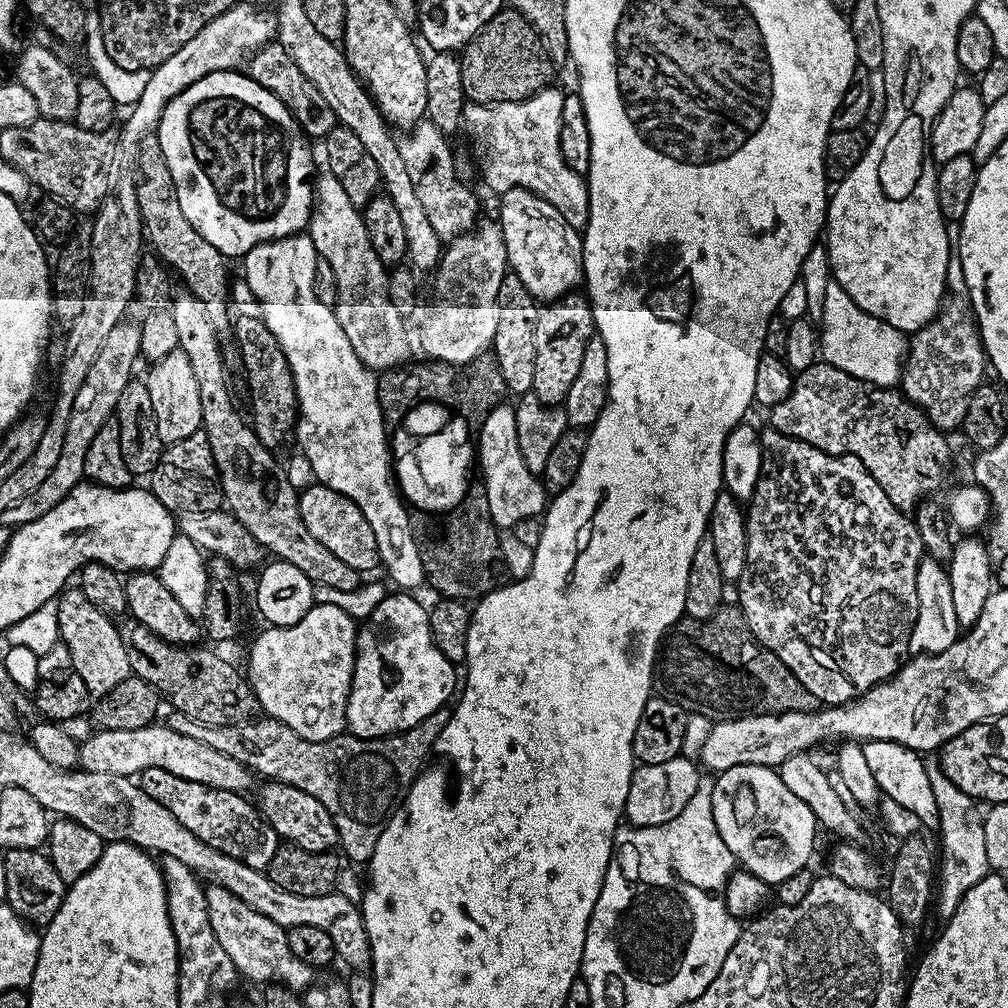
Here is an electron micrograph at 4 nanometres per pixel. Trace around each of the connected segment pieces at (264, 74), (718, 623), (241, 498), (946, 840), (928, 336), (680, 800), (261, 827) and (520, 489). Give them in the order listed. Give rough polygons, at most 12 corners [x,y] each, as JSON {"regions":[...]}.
{"regions":[[[280,43],[248,56],[246,74],[290,110],[305,136],[338,121]],[[725,603],[681,618],[654,688],[689,714],[815,712],[820,700]],[[170,296],[227,511],[314,586],[361,573],[302,522],[298,488],[240,417],[210,316]],[[928,769],[937,802],[944,918],[990,869],[977,801]],[[969,309],[911,333],[898,385],[941,430],[990,368]],[[683,755],[633,767],[623,819],[662,826],[694,798],[701,775]],[[157,768],[138,783],[190,834],[267,870],[281,846],[247,795]],[[515,407],[478,428],[490,518],[510,530],[546,508],[543,479],[522,462]]]}

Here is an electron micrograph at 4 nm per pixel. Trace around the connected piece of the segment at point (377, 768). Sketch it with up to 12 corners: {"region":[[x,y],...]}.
{"region":[[447,707],[393,736],[314,742],[271,718],[166,720],[318,798],[367,865]]}

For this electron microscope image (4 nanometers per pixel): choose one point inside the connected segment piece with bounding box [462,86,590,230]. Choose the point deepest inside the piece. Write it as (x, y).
(515, 144)

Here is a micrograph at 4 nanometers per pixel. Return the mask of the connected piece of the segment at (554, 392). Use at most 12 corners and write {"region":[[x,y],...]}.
{"region":[[569,294],[534,322],[532,393],[563,405],[596,323]]}

